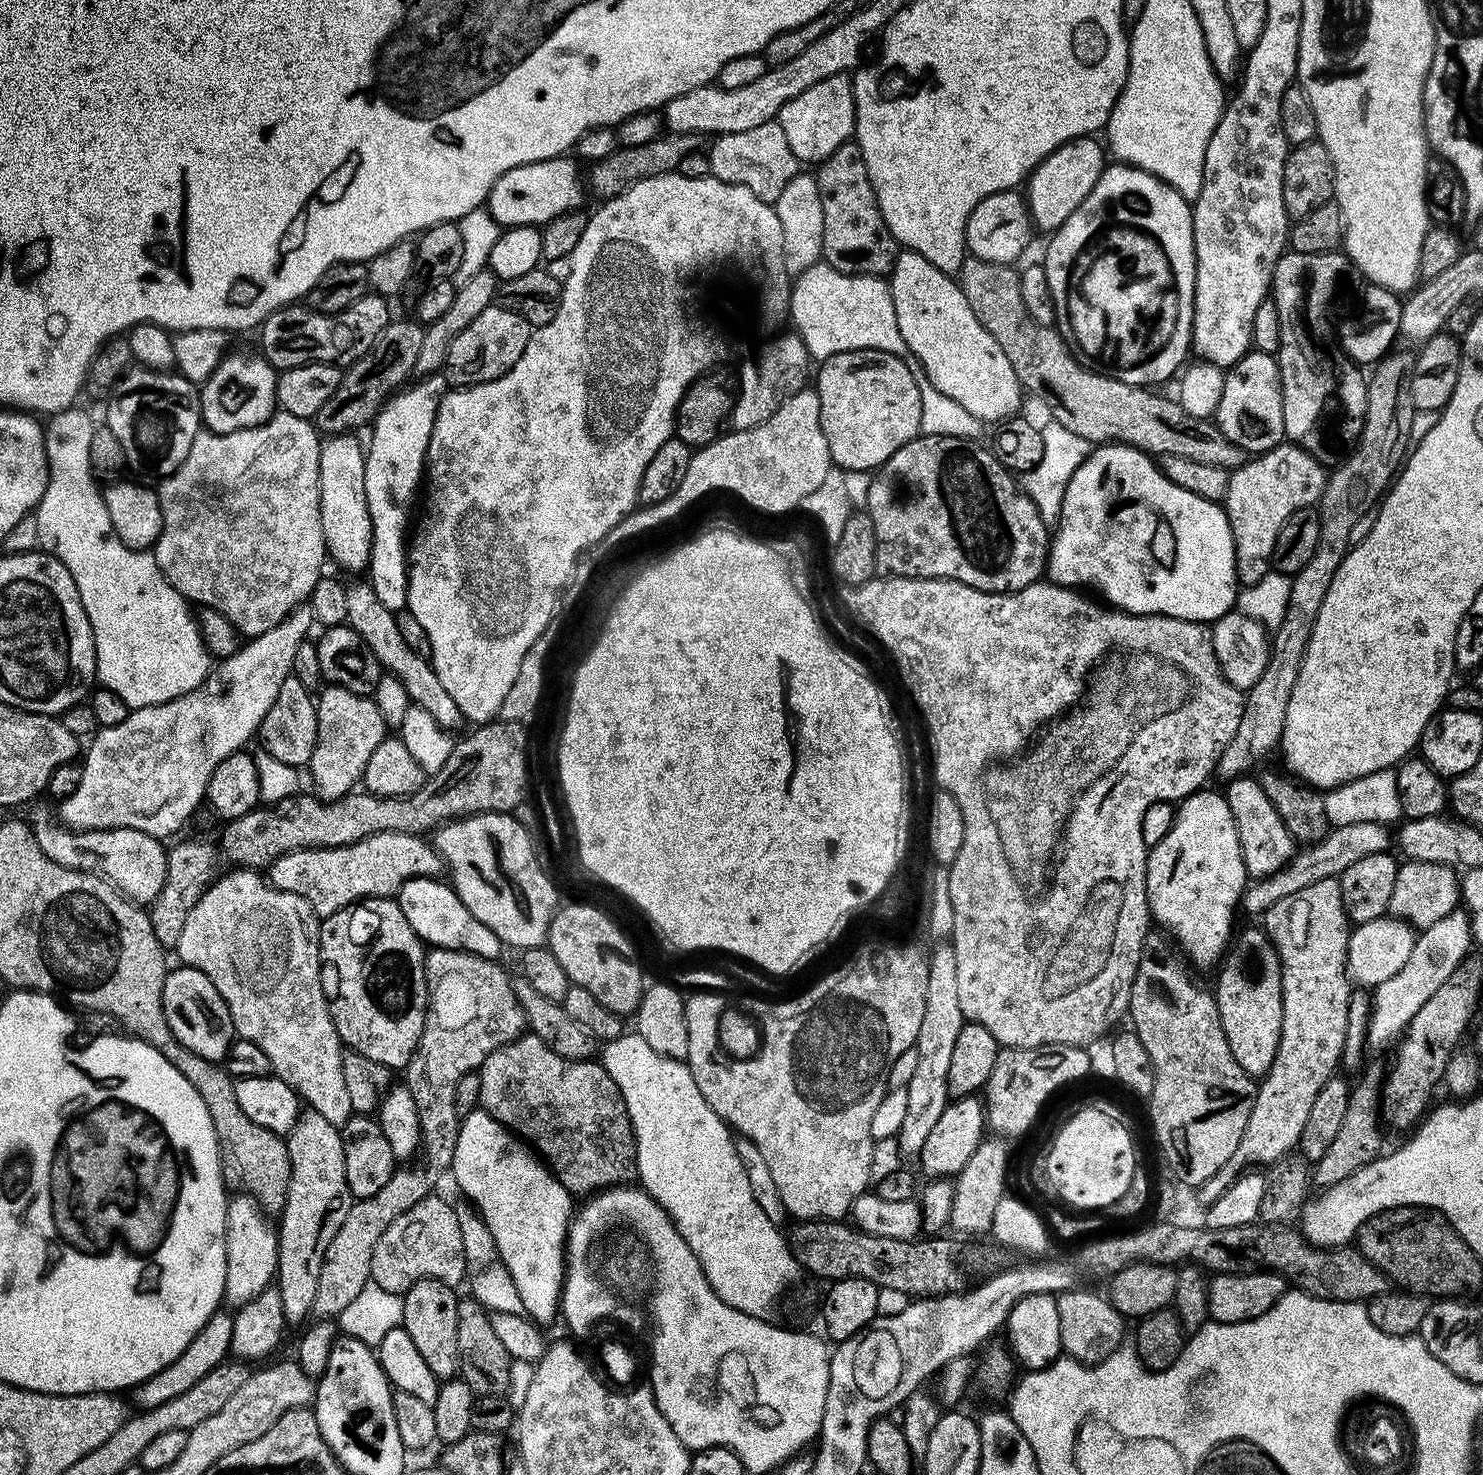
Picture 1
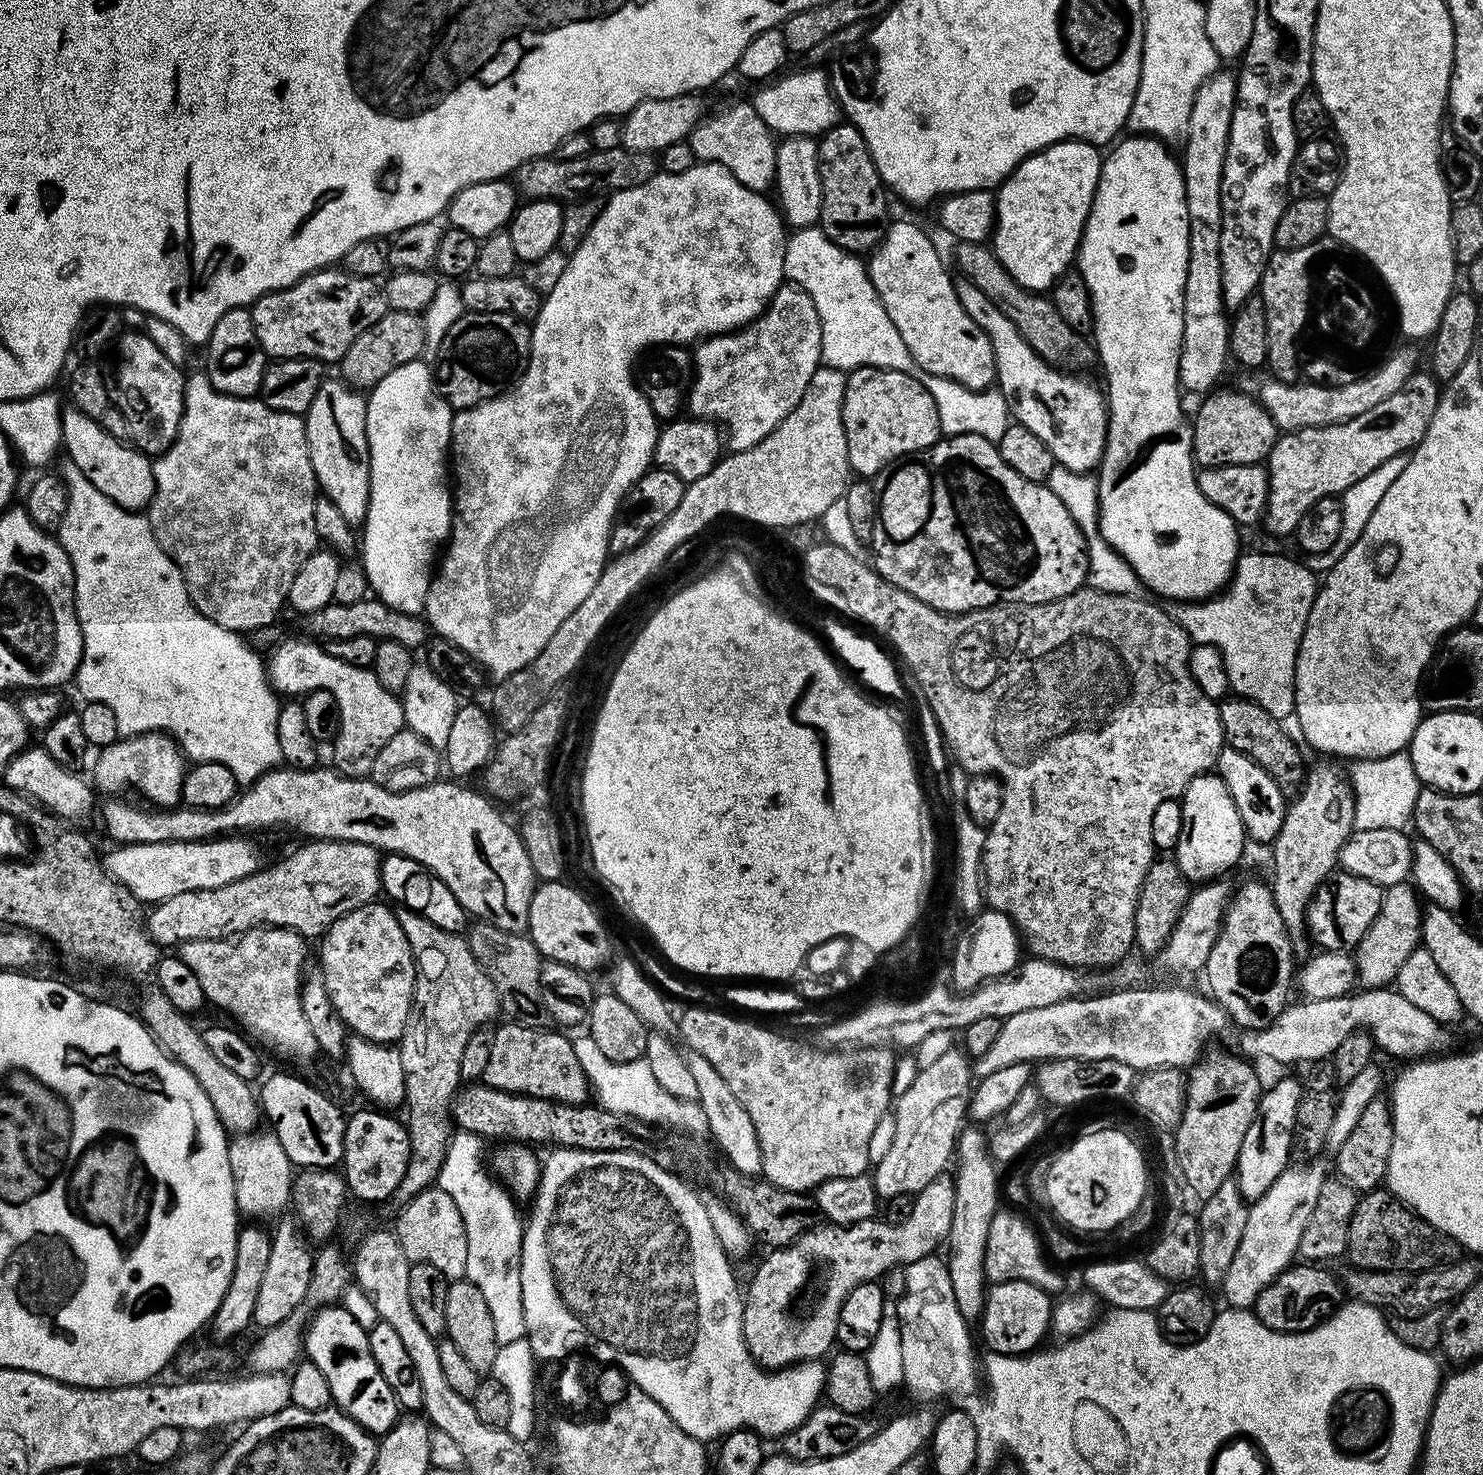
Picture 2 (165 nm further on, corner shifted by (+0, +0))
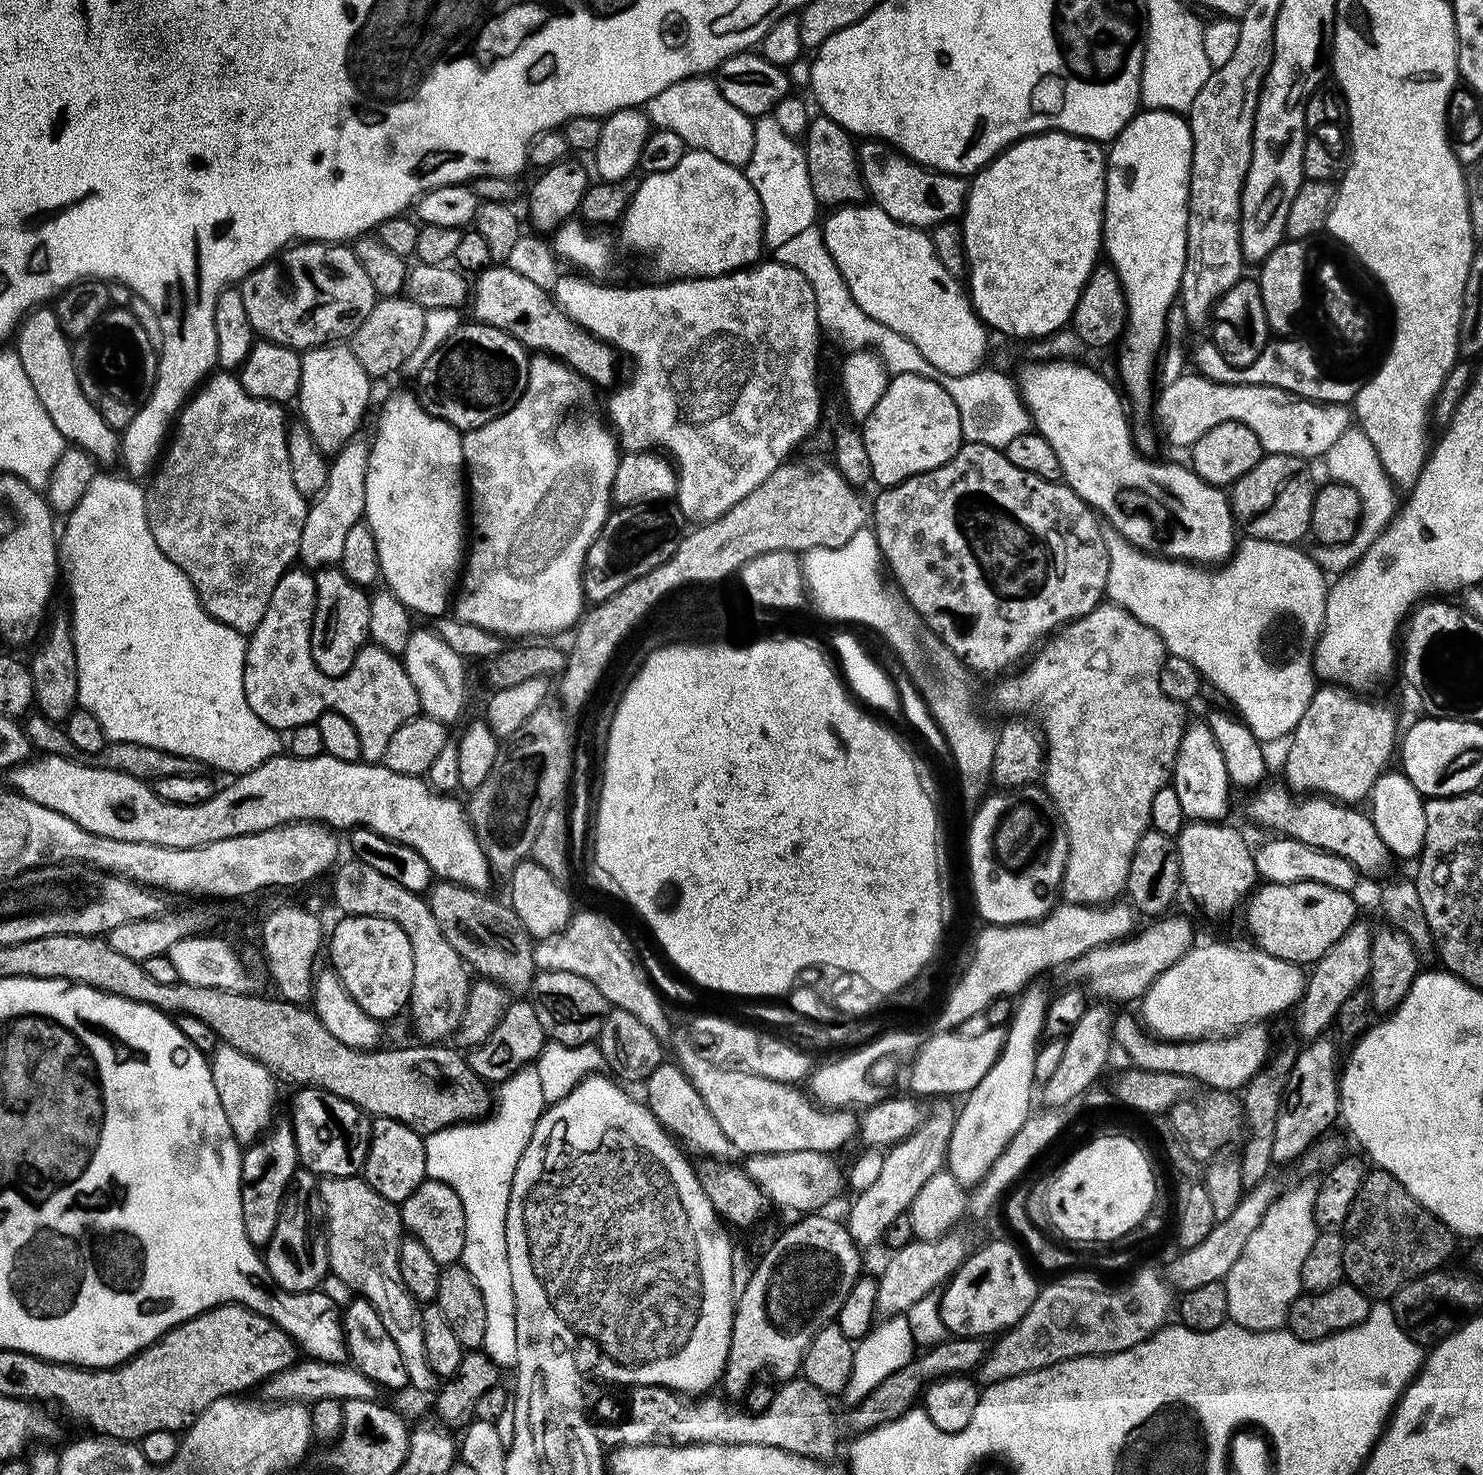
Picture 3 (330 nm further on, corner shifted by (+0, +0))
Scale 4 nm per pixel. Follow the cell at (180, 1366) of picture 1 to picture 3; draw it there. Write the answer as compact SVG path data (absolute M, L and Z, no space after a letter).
M277 1119L268 1131L256 1141L247 1145L240 1157L240 1197L242 1198L242 1222L246 1226L246 1238L258 1250L267 1249L270 1238L274 1238L274 1230L278 1226L280 1207L284 1205L284 1195L298 1171L298 1150L294 1142L294 1130L287 1119Z

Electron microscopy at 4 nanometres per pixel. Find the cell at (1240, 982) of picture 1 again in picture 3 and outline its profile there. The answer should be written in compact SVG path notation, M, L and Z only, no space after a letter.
M1193 820L1191 822L1185 823L1184 829L1180 831L1179 836L1175 837L1176 849L1178 850L1178 858L1180 859L1180 883L1182 885L1183 891L1188 892L1188 896L1205 912L1208 916L1224 916L1227 912L1232 912L1241 907L1247 901L1248 897L1252 895L1254 889L1258 884L1258 877L1256 874L1256 858L1254 855L1253 845L1248 845L1248 840L1239 832L1236 828L1231 828L1228 822L1217 822L1215 820Z

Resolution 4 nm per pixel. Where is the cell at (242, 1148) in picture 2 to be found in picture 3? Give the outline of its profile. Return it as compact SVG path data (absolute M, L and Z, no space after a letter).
M221 1043L216 1051L211 1053L210 1067L214 1090L218 1090L222 1110L226 1110L226 1122L230 1122L230 1130L237 1144L255 1144L273 1123L272 1111L276 1108L277 1081L270 1074L270 1070L262 1066L262 1062L254 1062L250 1054L242 1054L242 1050L234 1050L234 1046L225 1043Z

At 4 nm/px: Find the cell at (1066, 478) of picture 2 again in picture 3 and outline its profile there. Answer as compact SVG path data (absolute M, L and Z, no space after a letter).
M1115 534L1105 535L1104 541L1108 551L1107 599L1118 607L1126 609L1130 614L1134 614L1134 618L1138 618L1138 622L1150 626L1150 630L1157 632L1162 638L1167 655L1186 658L1186 662L1193 664L1200 672L1201 677L1213 683L1228 704L1229 702L1233 704L1231 707L1239 713L1244 723L1248 725L1248 729L1260 741L1269 742L1268 740L1280 739L1283 741L1285 738L1291 737L1298 722L1302 722L1302 714L1306 714L1306 706L1310 706L1310 698L1318 687L1318 677L1312 670L1312 654L1316 650L1316 641L1320 639L1320 630L1324 626L1324 611L1329 589L1326 580L1324 584L1325 573L1311 555L1307 551L1303 552L1303 547L1300 546L1244 538L1237 543L1227 562L1211 568L1199 564L1189 564L1182 560L1166 560L1163 556L1152 556L1149 552L1136 548Z

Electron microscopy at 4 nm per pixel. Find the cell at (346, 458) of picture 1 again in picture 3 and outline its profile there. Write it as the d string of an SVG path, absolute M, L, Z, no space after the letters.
M344 342L323 344L307 349L301 355L302 382L300 383L299 419L310 430L310 438L325 454L335 454L345 448L357 435L364 411L372 400L373 377L362 370L362 362L354 358L351 347Z

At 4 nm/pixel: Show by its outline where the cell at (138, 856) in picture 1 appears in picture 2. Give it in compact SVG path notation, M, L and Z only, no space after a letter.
M29 746L24 751L18 753L6 766L2 774L2 780L7 787L20 792L23 796L28 796L35 800L37 804L47 808L54 816L59 816L65 822L80 820L83 816L88 816L92 812L92 792L94 788L80 777L79 771L60 766L46 752L42 746Z

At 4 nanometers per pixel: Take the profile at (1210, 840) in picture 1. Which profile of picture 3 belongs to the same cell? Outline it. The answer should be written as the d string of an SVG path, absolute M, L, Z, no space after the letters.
M1200 722L1187 729L1176 755L1176 765L1172 767L1170 787L1178 790L1178 799L1182 802L1182 810L1189 821L1215 820L1223 821L1228 812L1228 788L1230 781L1226 774L1226 762L1222 762L1222 750L1218 750L1218 742L1214 742L1214 734L1210 734L1207 723Z

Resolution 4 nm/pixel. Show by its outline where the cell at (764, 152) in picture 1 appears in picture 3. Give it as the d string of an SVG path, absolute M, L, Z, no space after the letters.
M711 75L691 76L682 82L674 82L674 86L666 86L662 94L654 94L654 98L648 100L646 115L656 128L674 130L674 134L678 134L678 138L682 138L682 142L689 149L714 154L714 158L722 158L722 162L735 168L743 169L750 162L750 154L754 154L756 125L753 117L742 114L738 106L726 102L726 98L722 98L722 90L718 90L715 79Z

